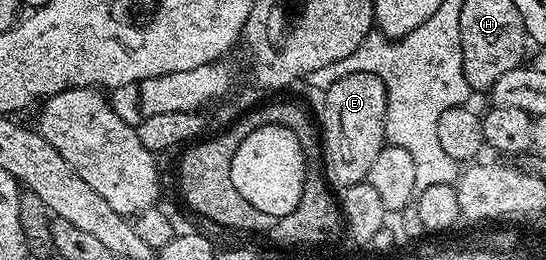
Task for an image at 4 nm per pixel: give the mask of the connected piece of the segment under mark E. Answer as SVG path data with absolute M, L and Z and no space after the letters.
M348 73L348 77L340 77L332 86L321 92L322 108L316 114L316 123L320 128L322 141L322 170L326 182L331 188L341 189L357 183L366 182L368 169L372 169L372 161L376 161L376 153L387 146L386 141L386 90L372 73Z

